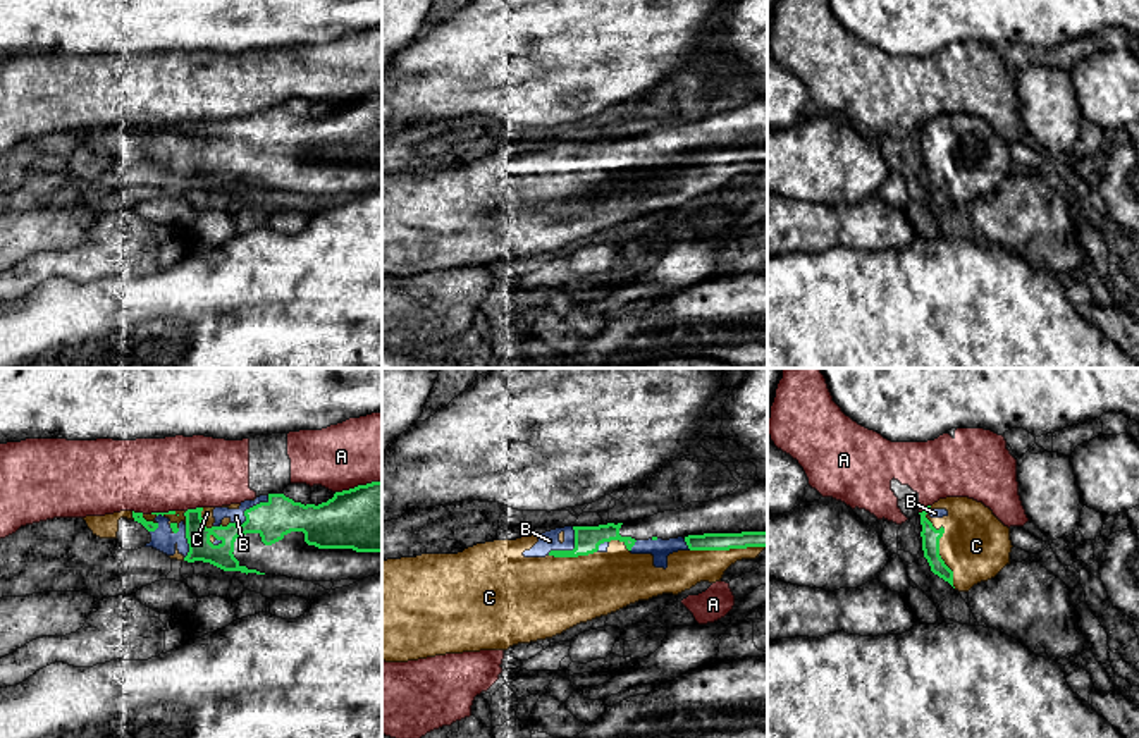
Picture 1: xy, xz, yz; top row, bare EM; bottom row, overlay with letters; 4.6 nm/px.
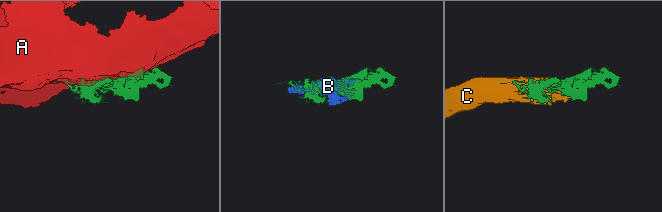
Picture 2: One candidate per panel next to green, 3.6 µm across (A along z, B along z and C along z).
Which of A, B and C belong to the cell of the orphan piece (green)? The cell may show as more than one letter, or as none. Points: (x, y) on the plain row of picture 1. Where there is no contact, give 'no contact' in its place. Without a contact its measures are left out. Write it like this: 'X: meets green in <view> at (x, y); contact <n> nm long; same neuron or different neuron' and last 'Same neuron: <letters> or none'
A: meets green in xy at (193, 124); contact 80 nm long; different neuron
B: meets green in xy at (246, 124); contact 220 nm long; same neuron
C: meets green in yz at (938, 160); contact 380 nm long; same neuron
Same neuron: B, C

